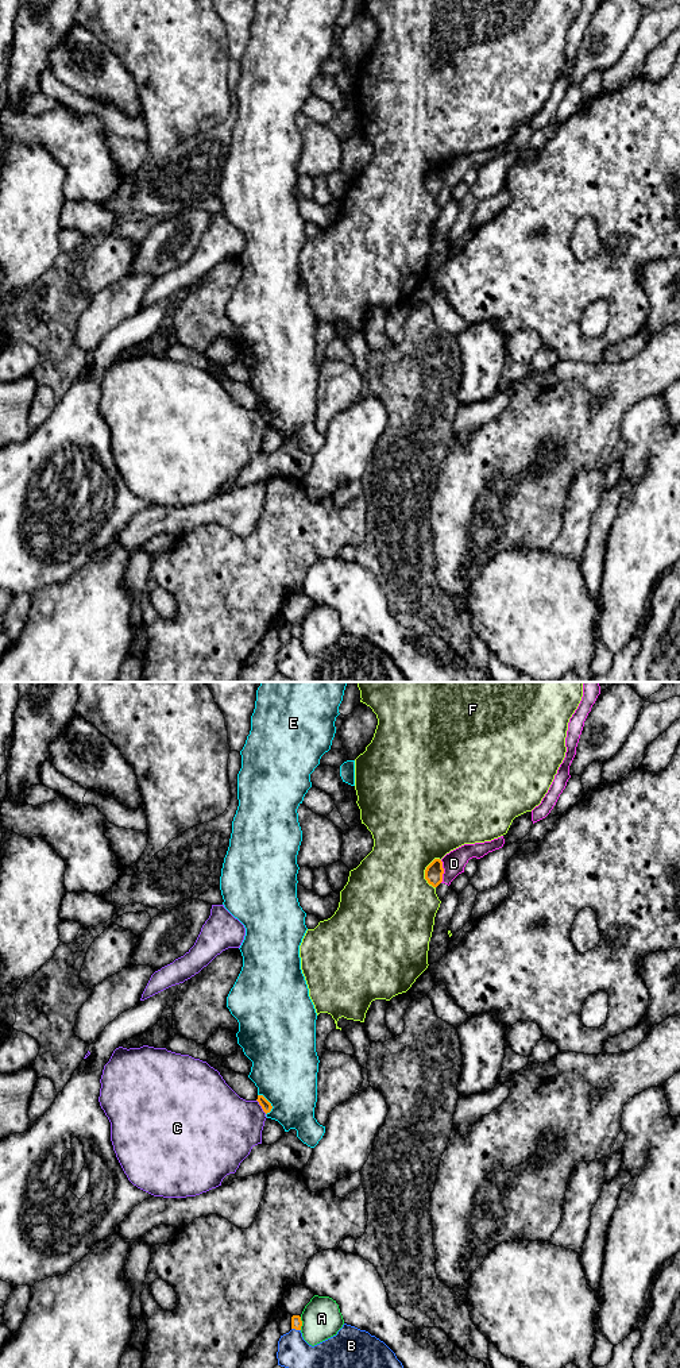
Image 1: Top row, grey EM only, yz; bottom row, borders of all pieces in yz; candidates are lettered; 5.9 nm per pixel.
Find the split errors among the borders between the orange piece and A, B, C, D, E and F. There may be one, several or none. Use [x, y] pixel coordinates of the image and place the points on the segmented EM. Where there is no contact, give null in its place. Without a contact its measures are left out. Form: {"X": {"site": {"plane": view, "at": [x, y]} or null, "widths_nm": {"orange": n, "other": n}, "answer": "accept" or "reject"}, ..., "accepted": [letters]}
{"A": {"site": {"plane": "yz", "at": [301, 1324]}, "widths_nm": {"orange": 60, "other": 240}, "answer": "reject"}, "B": {"site": {"plane": "yz", "at": [296, 1329]}, "widths_nm": {"orange": 60, "other": 190}, "answer": "reject"}, "C": {"site": {"plane": "yz", "at": [261, 1105]}, "widths_nm": {"orange": 60, "other": 400}, "answer": "reject"}, "D": {"site": {"plane": "yz", "at": [443, 871]}, "widths_nm": {"orange": 110, "other": 140}, "answer": "reject"}, "E": {"site": {"plane": "yz", "at": [270, 1103]}, "widths_nm": {"orange": 60, "other": 400}, "answer": "reject"}, "F": {"site": {"plane": "yz", "at": [425, 873]}, "widths_nm": {"orange": 110, "other": 460}, "answer": "reject"}, "accepted": []}

